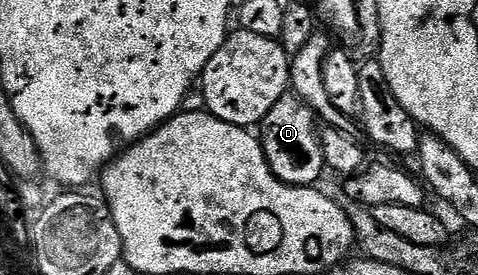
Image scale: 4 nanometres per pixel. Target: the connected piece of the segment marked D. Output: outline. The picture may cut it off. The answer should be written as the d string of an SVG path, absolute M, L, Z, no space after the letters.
M288 92L265 114L262 124L258 125L259 143L273 170L273 174L286 185L295 187L314 187L326 164L319 140L319 124L314 111L299 96Z

